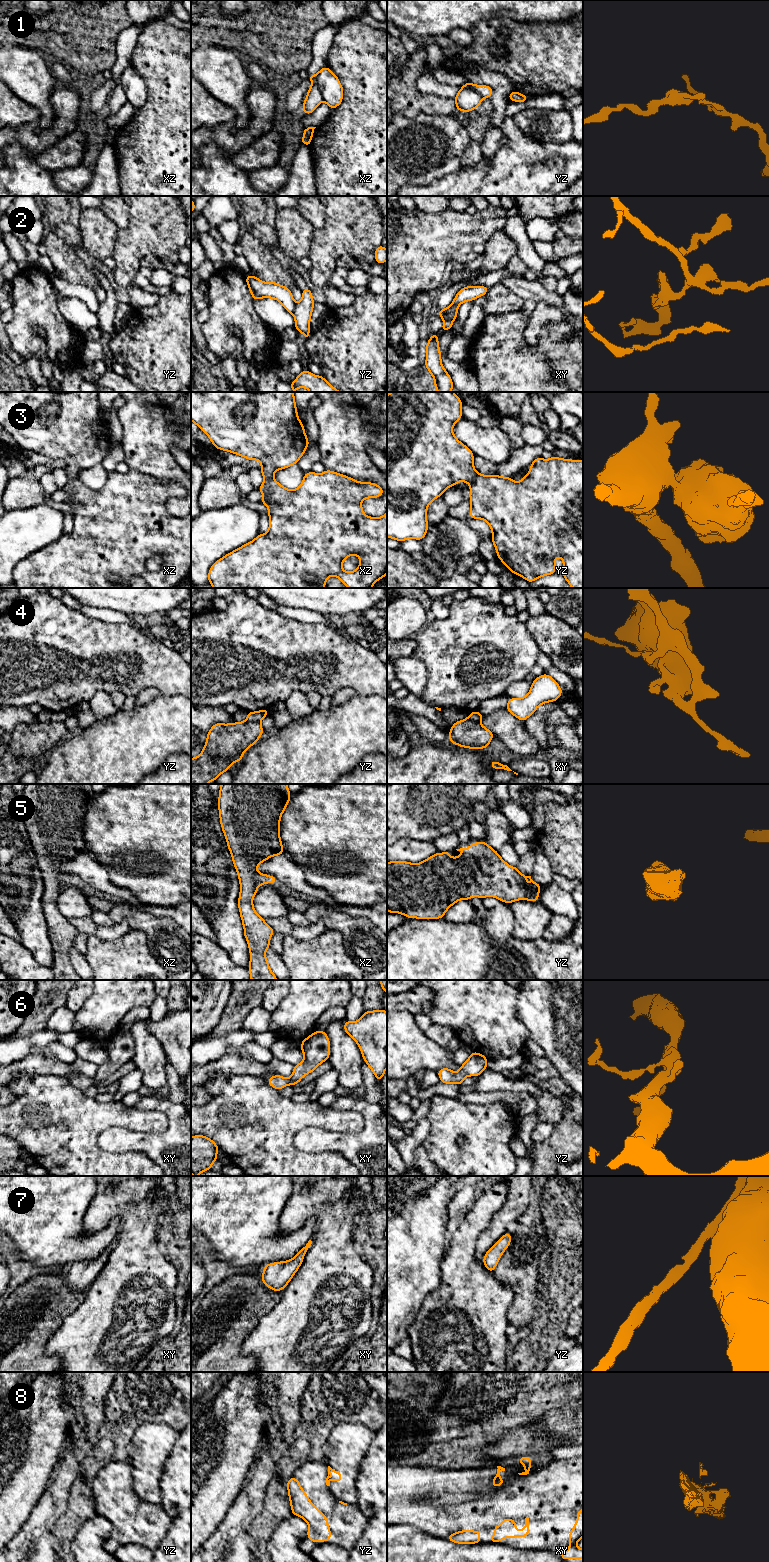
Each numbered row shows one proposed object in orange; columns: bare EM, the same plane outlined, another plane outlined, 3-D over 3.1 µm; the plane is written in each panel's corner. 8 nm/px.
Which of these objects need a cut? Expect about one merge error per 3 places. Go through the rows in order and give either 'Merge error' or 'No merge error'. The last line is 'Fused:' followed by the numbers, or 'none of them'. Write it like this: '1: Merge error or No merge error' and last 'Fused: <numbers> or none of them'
1: Merge error
2: Merge error
3: Merge error
4: Merge error
5: No merge error
6: No merge error
7: No merge error
8: Merge error
Fused: 1, 2, 3, 4, 8

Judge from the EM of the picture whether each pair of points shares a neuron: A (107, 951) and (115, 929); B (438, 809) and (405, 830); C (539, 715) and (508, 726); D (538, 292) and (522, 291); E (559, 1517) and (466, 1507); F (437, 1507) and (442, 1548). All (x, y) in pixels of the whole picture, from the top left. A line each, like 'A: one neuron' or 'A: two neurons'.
A: two neurons
B: one neuron
C: two neurons
D: one neuron
E: one neuron
F: two neurons

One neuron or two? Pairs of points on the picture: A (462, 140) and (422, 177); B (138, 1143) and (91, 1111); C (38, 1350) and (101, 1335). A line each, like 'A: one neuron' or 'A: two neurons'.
A: one neuron
B: two neurons
C: two neurons

